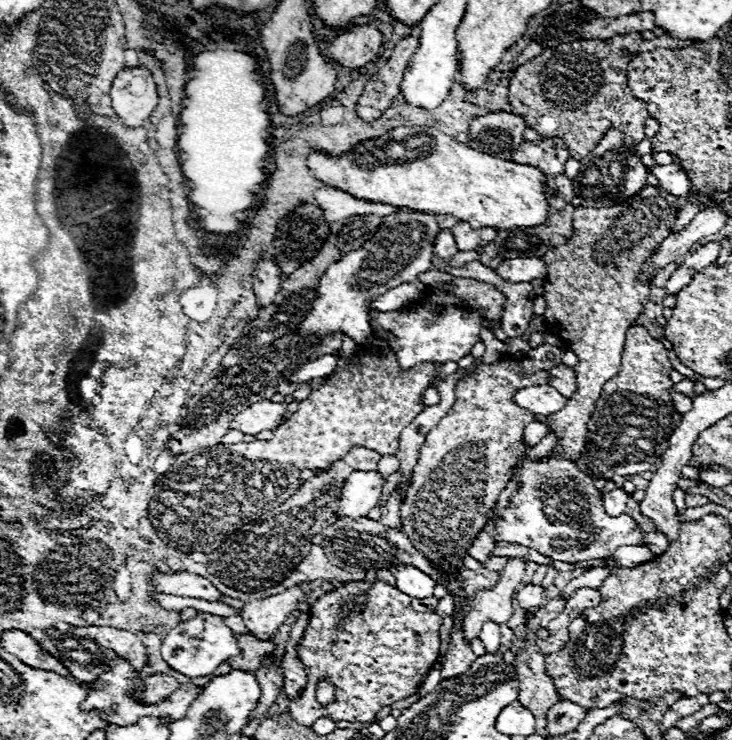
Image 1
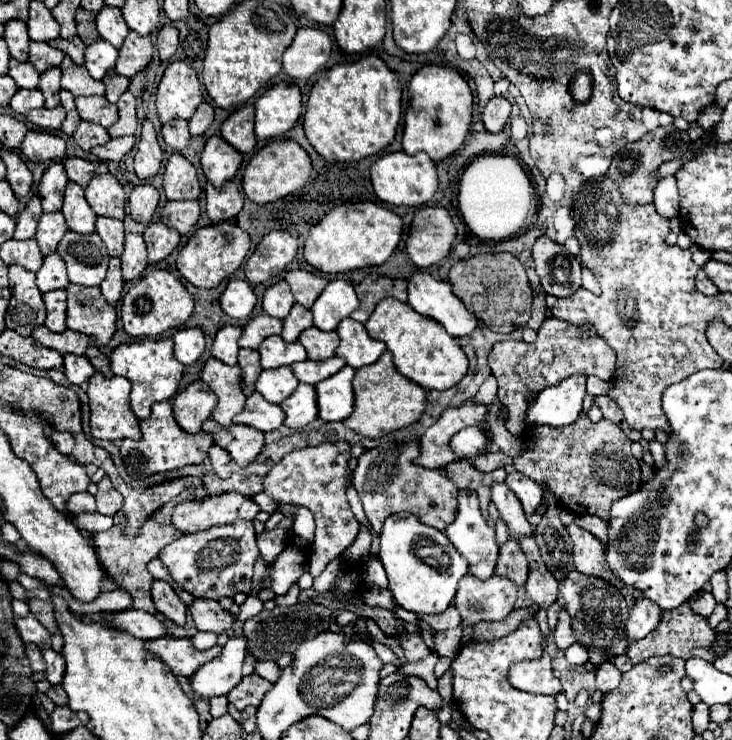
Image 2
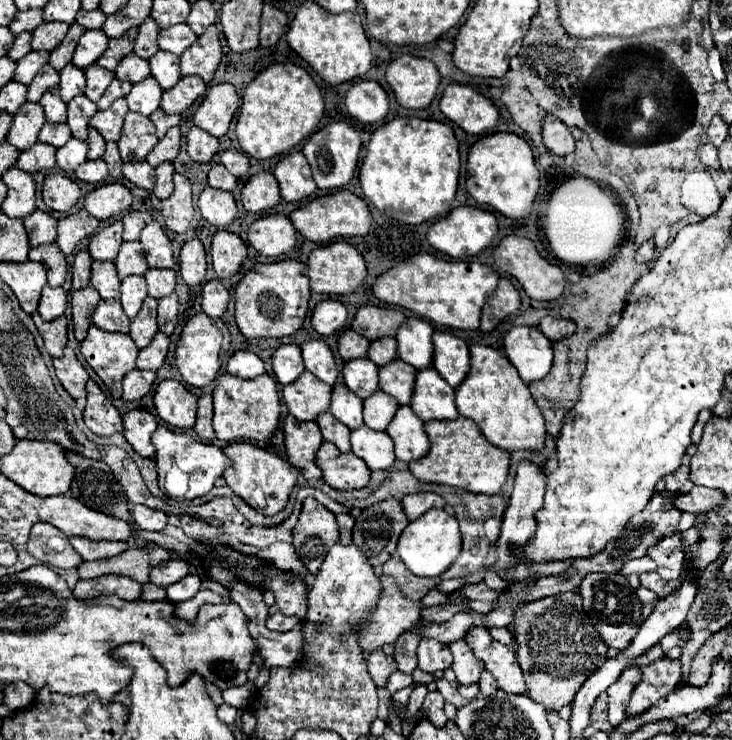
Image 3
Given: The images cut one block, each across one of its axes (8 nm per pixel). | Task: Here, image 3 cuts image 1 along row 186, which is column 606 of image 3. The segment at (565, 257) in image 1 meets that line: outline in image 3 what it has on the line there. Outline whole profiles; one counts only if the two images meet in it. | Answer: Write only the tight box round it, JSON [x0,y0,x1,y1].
[510,592,608,710]

